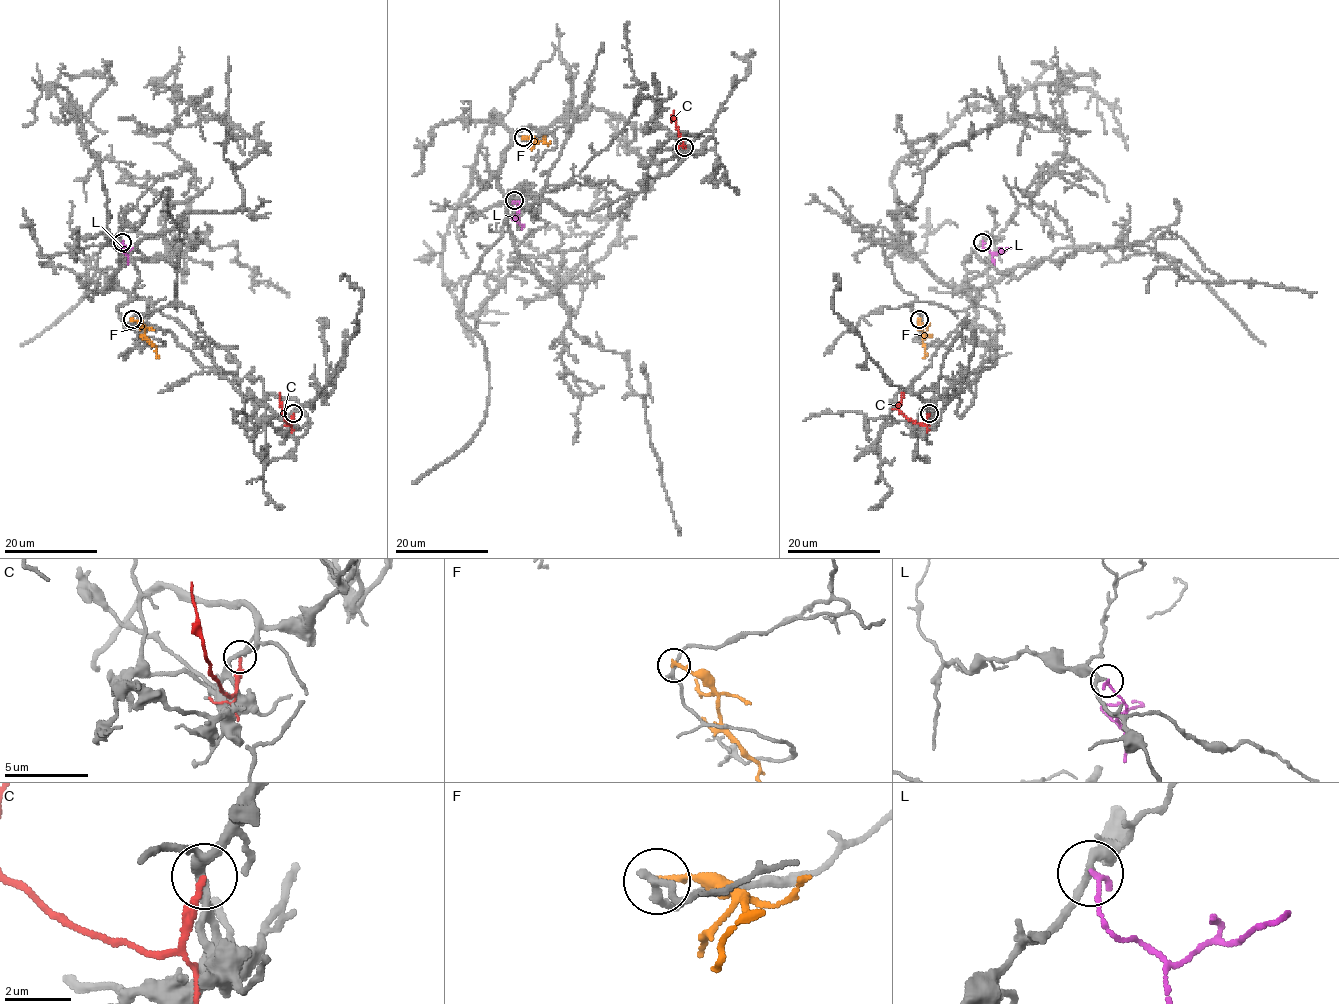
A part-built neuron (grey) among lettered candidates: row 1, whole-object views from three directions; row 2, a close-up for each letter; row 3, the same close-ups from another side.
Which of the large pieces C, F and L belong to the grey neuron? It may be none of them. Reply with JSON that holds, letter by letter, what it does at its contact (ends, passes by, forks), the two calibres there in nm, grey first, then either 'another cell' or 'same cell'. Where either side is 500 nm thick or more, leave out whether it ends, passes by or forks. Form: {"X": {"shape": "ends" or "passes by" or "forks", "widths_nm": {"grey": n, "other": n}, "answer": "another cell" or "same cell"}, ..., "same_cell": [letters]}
{"C": {"shape": "ends", "widths_nm": {"grey": 300, "other": 170}, "answer": "another cell"}, "F": {"shape": "ends", "widths_nm": {"grey": 240, "other": 200}, "answer": "another cell"}, "L": {"shape": "ends", "widths_nm": {"grey": 180, "other": 190}, "answer": "same cell"}, "same_cell": ["L"]}

